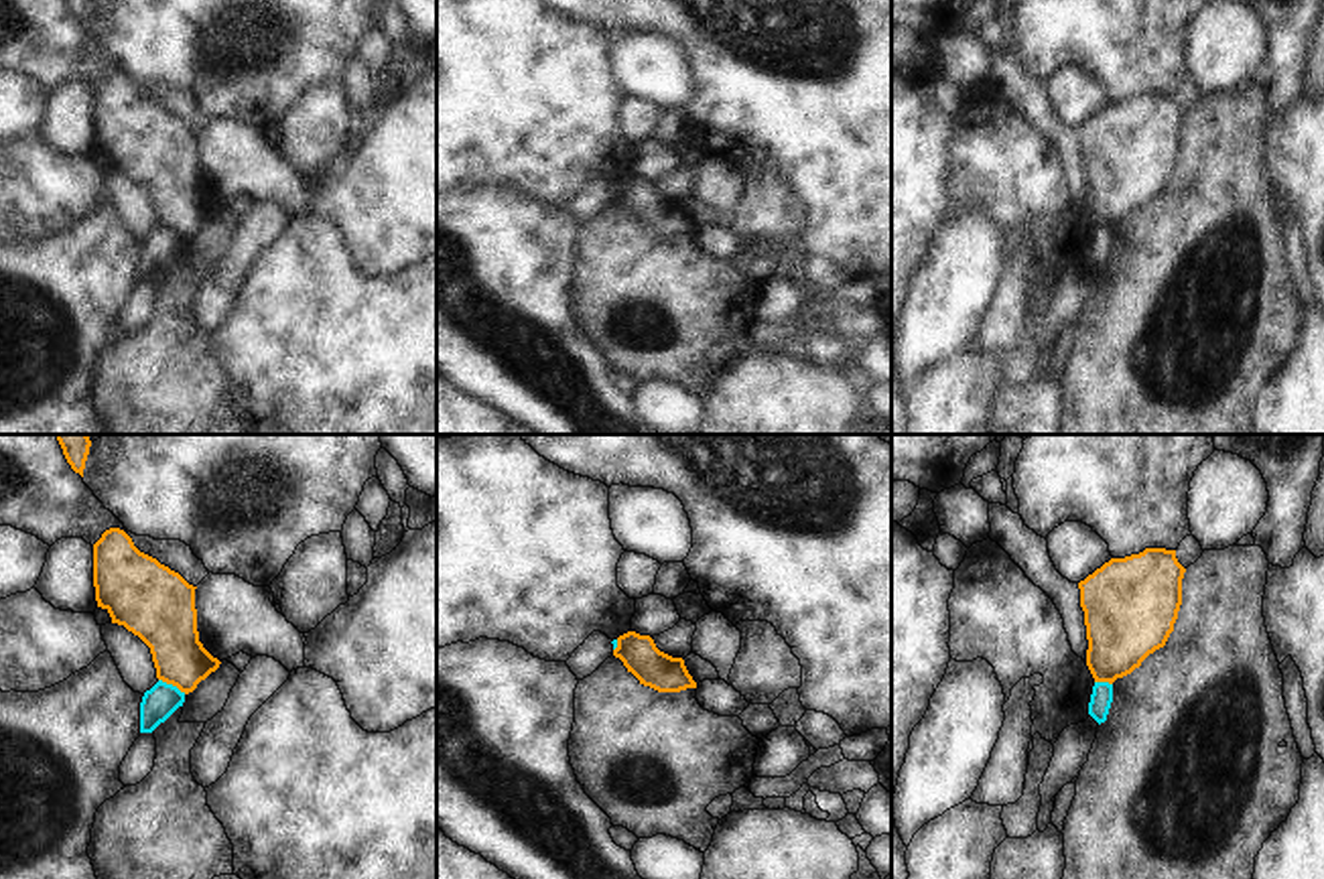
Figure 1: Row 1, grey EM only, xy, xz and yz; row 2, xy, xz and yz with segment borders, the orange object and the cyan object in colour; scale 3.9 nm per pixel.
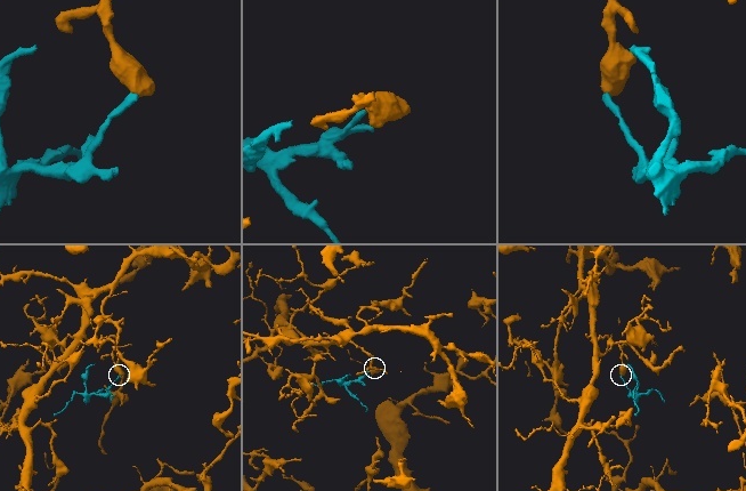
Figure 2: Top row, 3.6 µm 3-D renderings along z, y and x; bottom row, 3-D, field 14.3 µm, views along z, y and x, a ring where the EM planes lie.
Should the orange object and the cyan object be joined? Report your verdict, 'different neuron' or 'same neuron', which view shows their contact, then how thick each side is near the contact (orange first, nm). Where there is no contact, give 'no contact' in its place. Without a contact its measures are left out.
different neuron; contact in xy; calibres 240 and 140 nm

